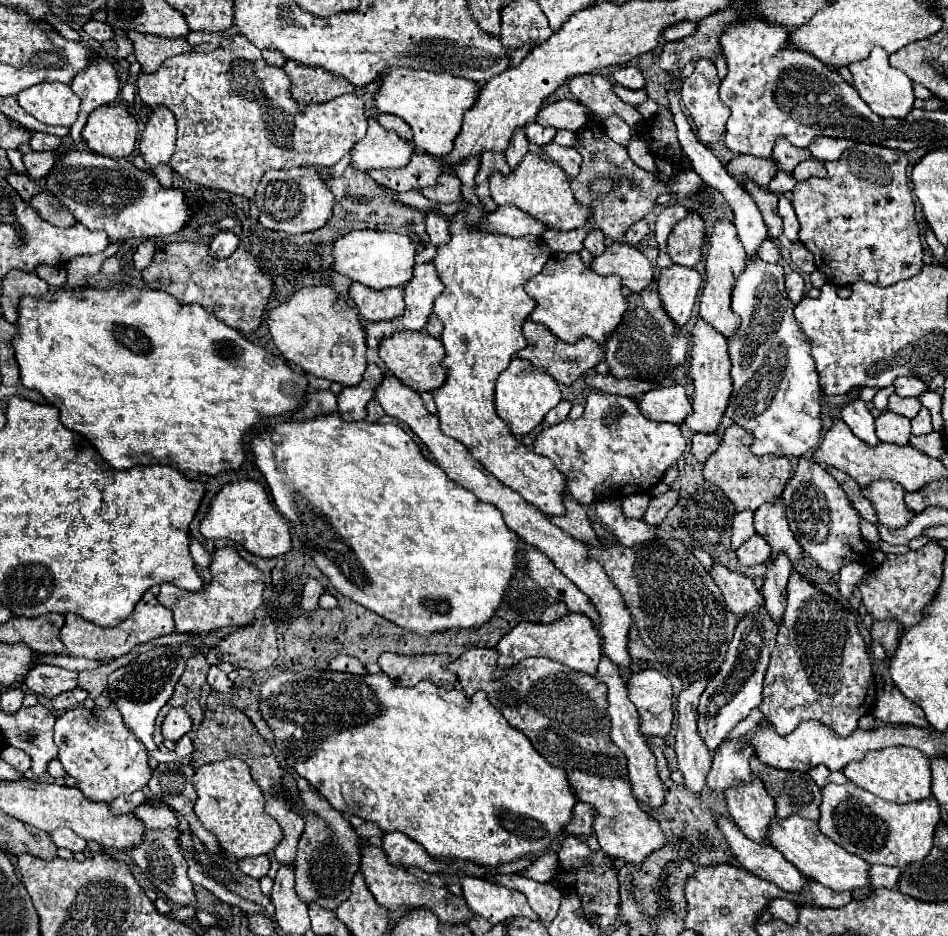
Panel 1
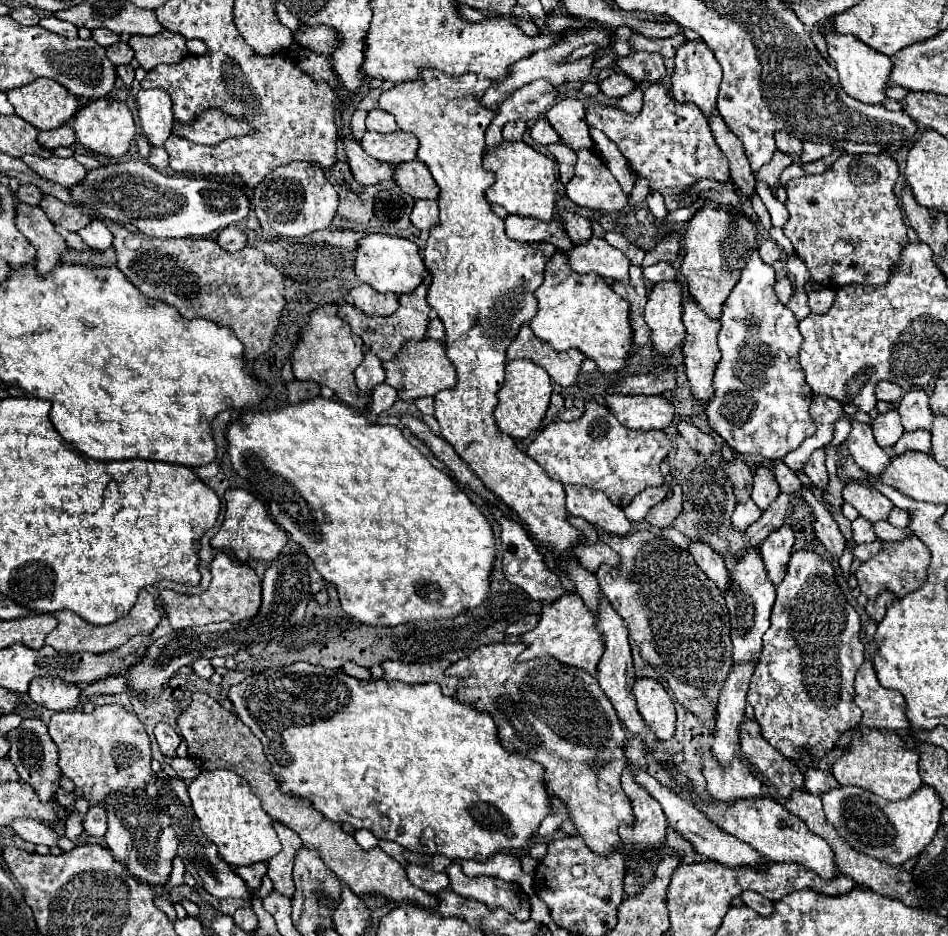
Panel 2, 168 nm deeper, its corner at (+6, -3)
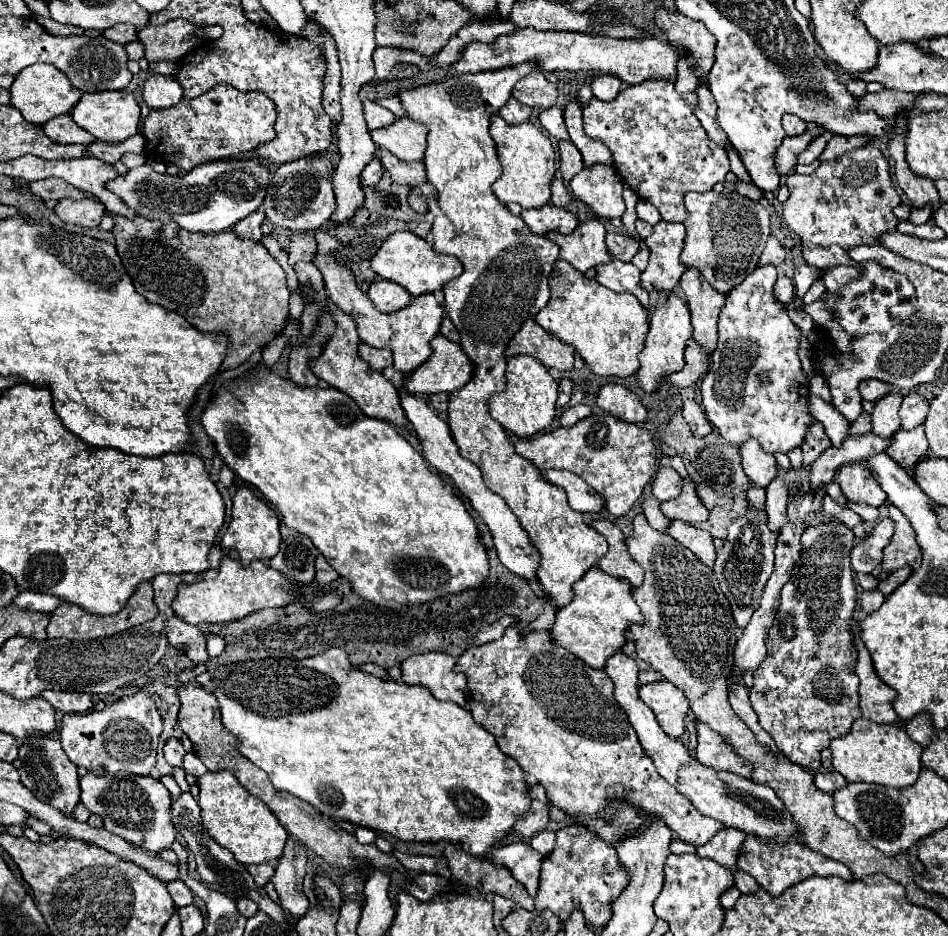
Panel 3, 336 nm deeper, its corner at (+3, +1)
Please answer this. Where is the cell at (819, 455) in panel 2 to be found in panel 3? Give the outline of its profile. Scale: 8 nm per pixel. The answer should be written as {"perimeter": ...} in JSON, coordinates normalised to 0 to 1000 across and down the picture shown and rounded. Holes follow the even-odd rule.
{"perimeter":[[[862,451],[853,457],[853,462],[849,464],[849,472],[845,474],[847,481],[847,496],[853,498],[862,487],[866,487],[872,479],[877,476],[877,470],[872,468],[868,455]]]}

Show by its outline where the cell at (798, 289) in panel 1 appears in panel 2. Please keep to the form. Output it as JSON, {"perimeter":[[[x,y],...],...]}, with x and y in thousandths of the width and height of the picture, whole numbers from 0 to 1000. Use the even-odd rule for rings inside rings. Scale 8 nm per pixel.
{"perimeter":[[[823,297],[823,299],[819,299],[816,312],[819,312],[819,316],[821,316],[821,321],[823,321],[825,325],[831,325],[831,321],[835,318],[835,312],[838,312],[833,297]]]}

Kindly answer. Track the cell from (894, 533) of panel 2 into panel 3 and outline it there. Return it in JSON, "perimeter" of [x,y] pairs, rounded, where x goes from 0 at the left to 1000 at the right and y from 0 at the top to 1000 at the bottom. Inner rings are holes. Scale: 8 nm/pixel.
{"perimeter":[[[896,536],[896,543],[898,543],[900,547],[904,547],[904,549],[910,553],[910,558],[917,558],[917,560],[927,558],[927,545],[921,543],[921,541],[915,541],[915,538],[900,538],[900,536]]]}

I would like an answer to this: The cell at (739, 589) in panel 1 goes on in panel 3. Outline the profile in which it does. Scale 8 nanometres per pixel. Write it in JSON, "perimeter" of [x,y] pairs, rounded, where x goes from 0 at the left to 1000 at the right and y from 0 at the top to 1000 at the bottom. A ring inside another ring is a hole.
{"perimeter":[[[708,558],[708,564],[704,564],[704,571],[708,571],[714,579],[718,579],[723,585],[727,585],[742,603],[752,607],[756,588],[752,583],[752,573],[748,568],[742,568],[729,560],[723,558]]]}

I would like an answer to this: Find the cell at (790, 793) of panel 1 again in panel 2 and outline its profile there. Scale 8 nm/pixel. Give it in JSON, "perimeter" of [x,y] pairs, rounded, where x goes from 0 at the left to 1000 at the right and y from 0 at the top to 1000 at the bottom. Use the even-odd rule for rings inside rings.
{"perimeter":[[[787,765],[781,774],[781,801],[791,812],[791,816],[821,842],[827,853],[831,853],[840,842],[848,844],[848,829],[844,821],[838,814],[829,812],[825,806],[821,806],[804,788],[800,771]]]}

